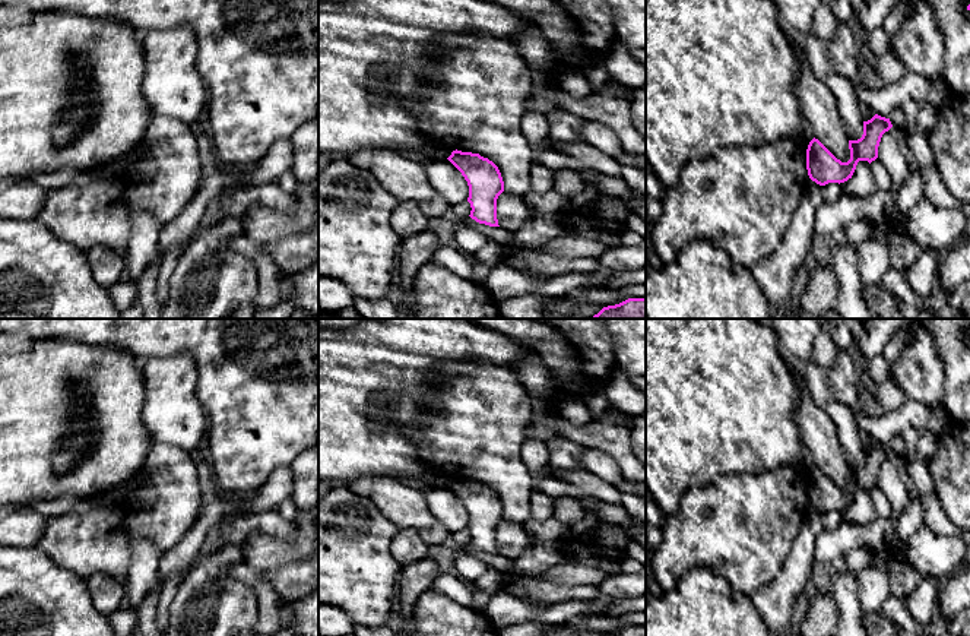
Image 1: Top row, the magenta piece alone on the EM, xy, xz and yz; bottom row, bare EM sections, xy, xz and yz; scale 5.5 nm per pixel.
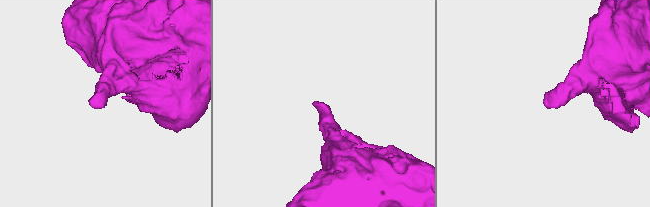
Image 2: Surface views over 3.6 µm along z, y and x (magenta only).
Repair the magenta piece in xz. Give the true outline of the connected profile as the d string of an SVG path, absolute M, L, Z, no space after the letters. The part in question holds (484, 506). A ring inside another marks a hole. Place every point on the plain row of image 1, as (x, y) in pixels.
M453 478L447 485L465 504L469 513L470 545L479 551L500 554L497 526L504 519L498 494L479 481Z

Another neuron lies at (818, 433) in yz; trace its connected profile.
M786 354L786 360L796 373L799 385L799 405L793 418L799 427L801 439L814 465L818 466L837 487L850 487L849 466L831 417L821 409L808 390L802 374L802 364Z

